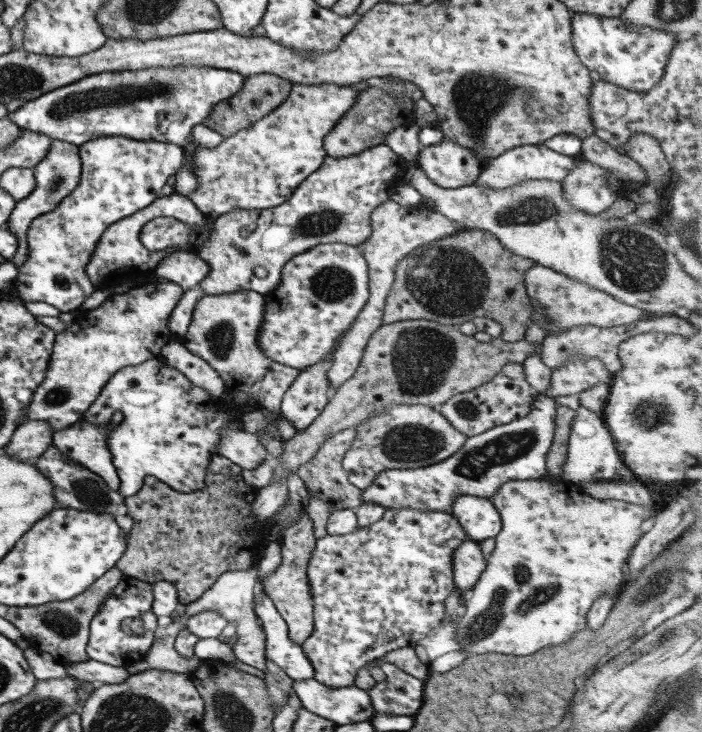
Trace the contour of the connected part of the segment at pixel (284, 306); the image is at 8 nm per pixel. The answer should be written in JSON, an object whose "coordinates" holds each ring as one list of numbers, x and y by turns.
{"coordinates":[[341,242,324,243,292,258,282,268,282,278,278,288,265,295,266,310,257,338,260,350,274,362,296,369,305,369,320,362,327,354,333,352,337,340,346,333,364,308,370,297,368,280,368,266,359,246,350,246]]}

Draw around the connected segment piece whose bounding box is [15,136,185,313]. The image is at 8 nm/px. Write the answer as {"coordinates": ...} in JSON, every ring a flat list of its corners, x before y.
{"coordinates":[[124,136,100,137,79,146,81,158,81,177,78,186,52,212,37,216,27,232,28,255,26,261,18,268,16,288,19,298,33,304,45,302,55,306,62,313,78,310,83,302,94,292,92,282,88,279,86,268,102,233,111,224,121,218,150,206,161,196,166,180,170,178,185,162,184,149,171,142,155,140,132,140]]}

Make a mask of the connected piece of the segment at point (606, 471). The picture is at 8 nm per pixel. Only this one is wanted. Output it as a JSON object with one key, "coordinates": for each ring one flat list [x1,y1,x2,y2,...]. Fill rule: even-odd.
{"coordinates":[[583,406,576,412,570,429,567,459,563,466,563,474,559,478,573,484,595,480,597,486,612,486,614,484,612,478,616,476,616,472,625,467,625,462,616,448,614,439,601,415]]}

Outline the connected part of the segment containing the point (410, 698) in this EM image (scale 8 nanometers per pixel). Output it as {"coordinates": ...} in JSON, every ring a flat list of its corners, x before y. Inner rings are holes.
{"coordinates":[[383,662,380,668,386,674,384,682,374,682,368,690,375,715,386,712,398,716,414,716,423,703,422,680,408,674,390,662]]}

